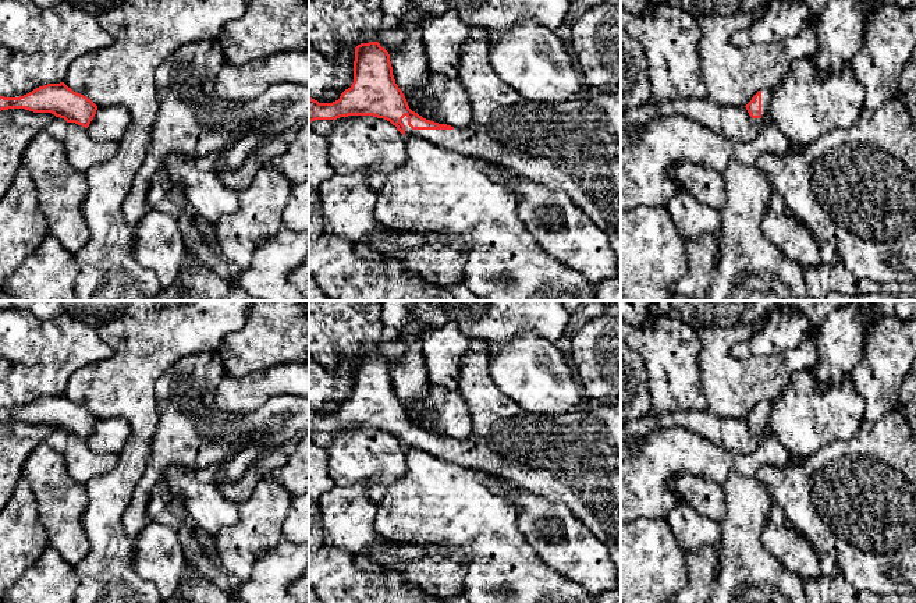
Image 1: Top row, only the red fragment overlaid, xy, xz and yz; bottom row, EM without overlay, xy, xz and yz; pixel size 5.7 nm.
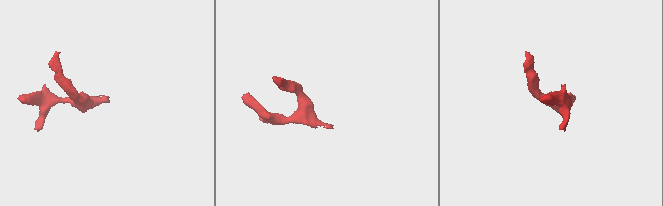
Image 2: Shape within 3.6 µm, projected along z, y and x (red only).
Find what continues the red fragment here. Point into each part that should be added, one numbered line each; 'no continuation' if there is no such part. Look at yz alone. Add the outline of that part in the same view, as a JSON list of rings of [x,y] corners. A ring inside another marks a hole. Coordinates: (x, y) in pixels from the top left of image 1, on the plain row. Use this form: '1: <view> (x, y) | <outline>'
1: yz (766, 405) | [[[770,401],[761,402],[761,429],[767,428],[771,409],[773,409],[773,402]]]

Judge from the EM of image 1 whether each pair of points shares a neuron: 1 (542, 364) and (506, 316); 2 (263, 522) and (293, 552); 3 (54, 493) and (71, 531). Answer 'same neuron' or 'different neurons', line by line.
1: different neurons
2: different neurons
3: same neuron

